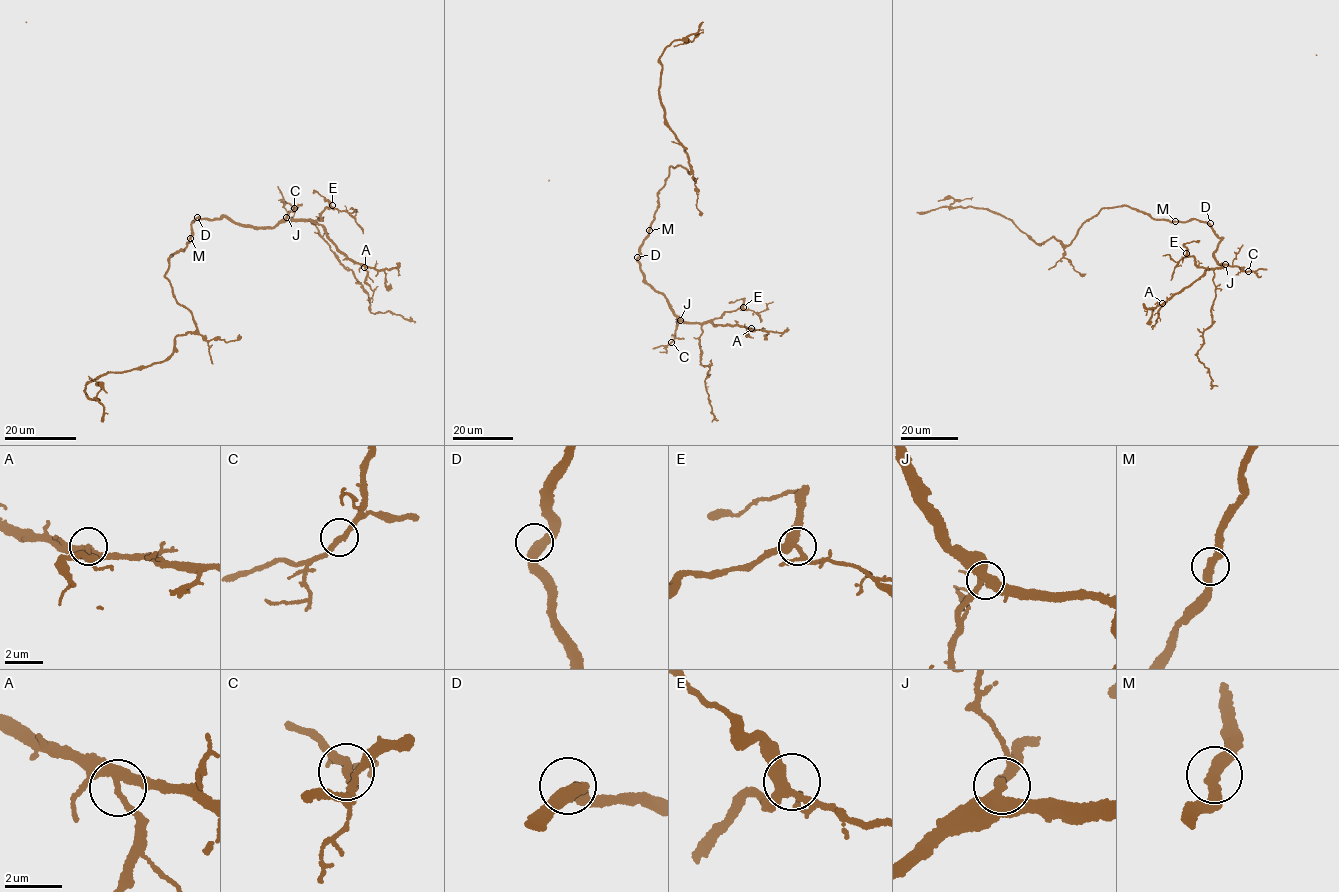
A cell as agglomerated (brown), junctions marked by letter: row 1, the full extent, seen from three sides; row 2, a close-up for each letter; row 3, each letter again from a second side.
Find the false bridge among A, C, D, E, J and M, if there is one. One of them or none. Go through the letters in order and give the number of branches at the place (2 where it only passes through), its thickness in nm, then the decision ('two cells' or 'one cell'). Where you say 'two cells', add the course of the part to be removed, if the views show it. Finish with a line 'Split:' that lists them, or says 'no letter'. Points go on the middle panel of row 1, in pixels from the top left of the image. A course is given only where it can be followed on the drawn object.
A: 3 | 320 nm | one cell
C: 2 | 240 nm | one cell
D: 2 | 400 nm | one cell
E: 3 | 360 nm | one cell
J: 3 | 340 nm | one cell
M: 2 | 360 nm | one cell
Split: no letter

